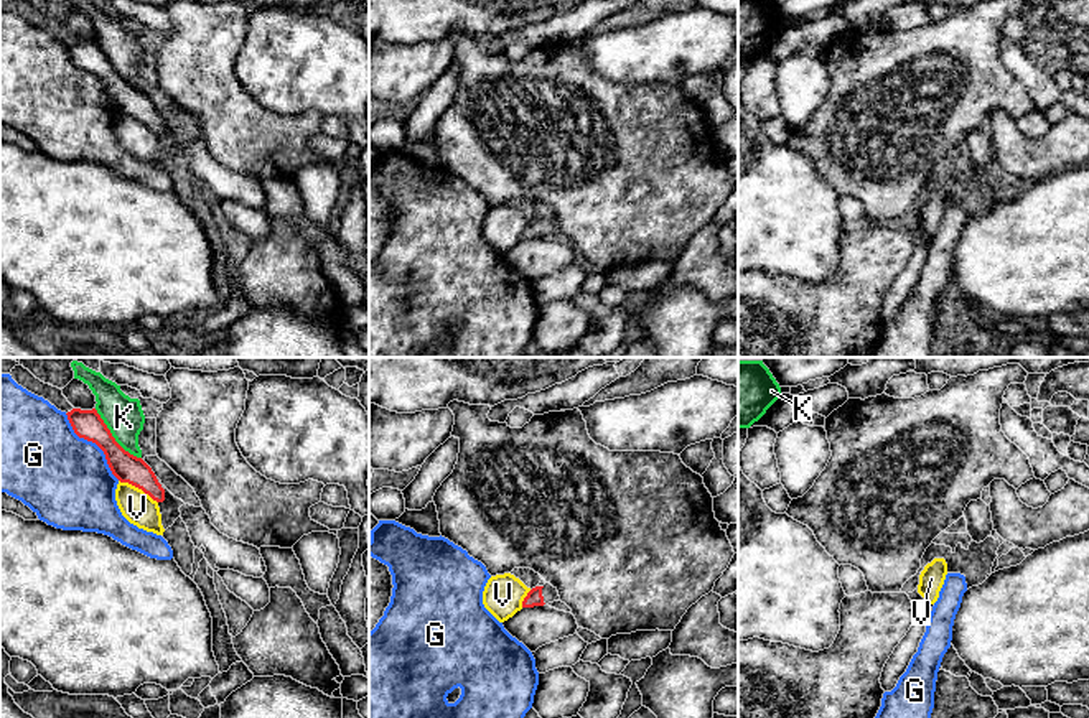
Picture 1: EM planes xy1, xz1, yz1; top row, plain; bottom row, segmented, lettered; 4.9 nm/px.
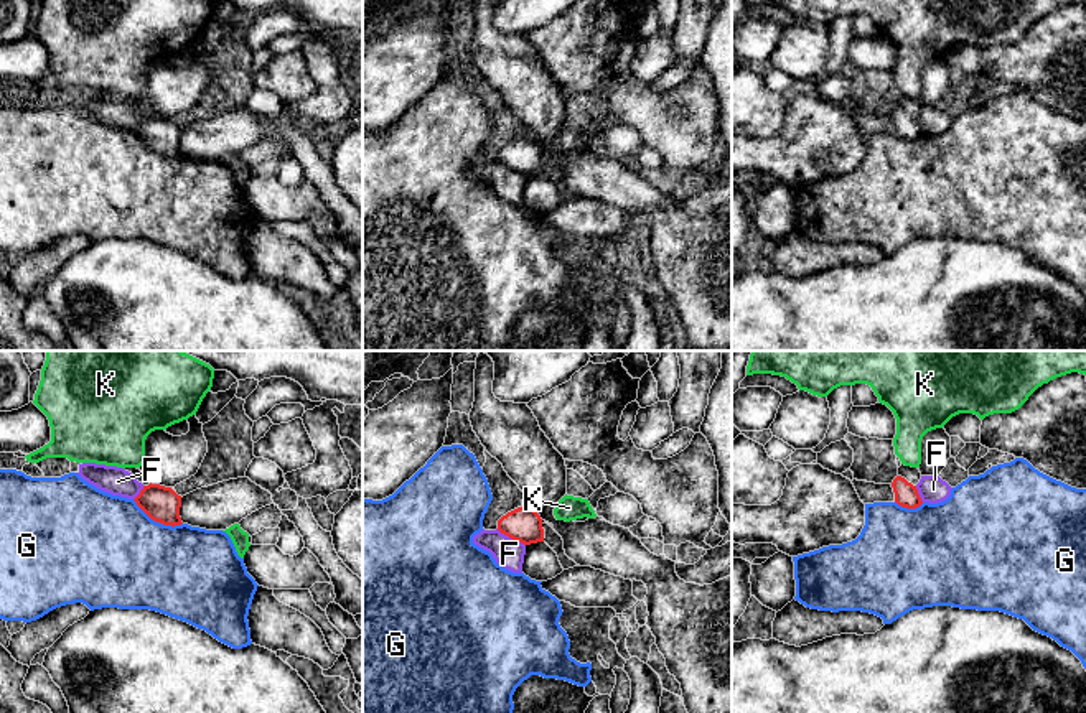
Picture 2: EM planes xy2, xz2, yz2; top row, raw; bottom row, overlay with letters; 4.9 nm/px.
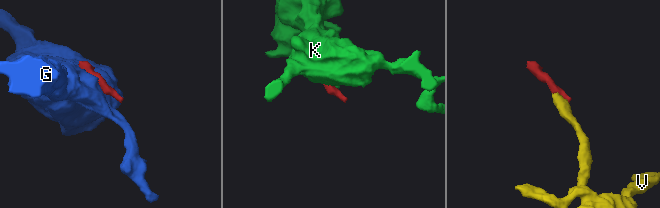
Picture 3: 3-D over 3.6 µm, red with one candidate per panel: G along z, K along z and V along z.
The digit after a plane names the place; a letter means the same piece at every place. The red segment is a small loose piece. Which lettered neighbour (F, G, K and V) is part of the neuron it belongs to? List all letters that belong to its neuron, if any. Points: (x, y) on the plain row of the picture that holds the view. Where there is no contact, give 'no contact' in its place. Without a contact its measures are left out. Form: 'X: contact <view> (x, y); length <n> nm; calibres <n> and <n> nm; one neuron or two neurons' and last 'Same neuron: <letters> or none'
F: contact xz2 (511, 168); length 170 nm; calibres 170 and 140 nm; two neurons
G: contact xy1 (94, 73); length 420 nm; calibres 140 and 440 nm; two neurons
K: contact xy1 (112, 68); length 340 nm; calibres 140 and 190 nm; two neurons
V: contact xy1 (139, 119); length 220 nm; calibres 140 and 160 nm; two neurons
Same neuron: none

